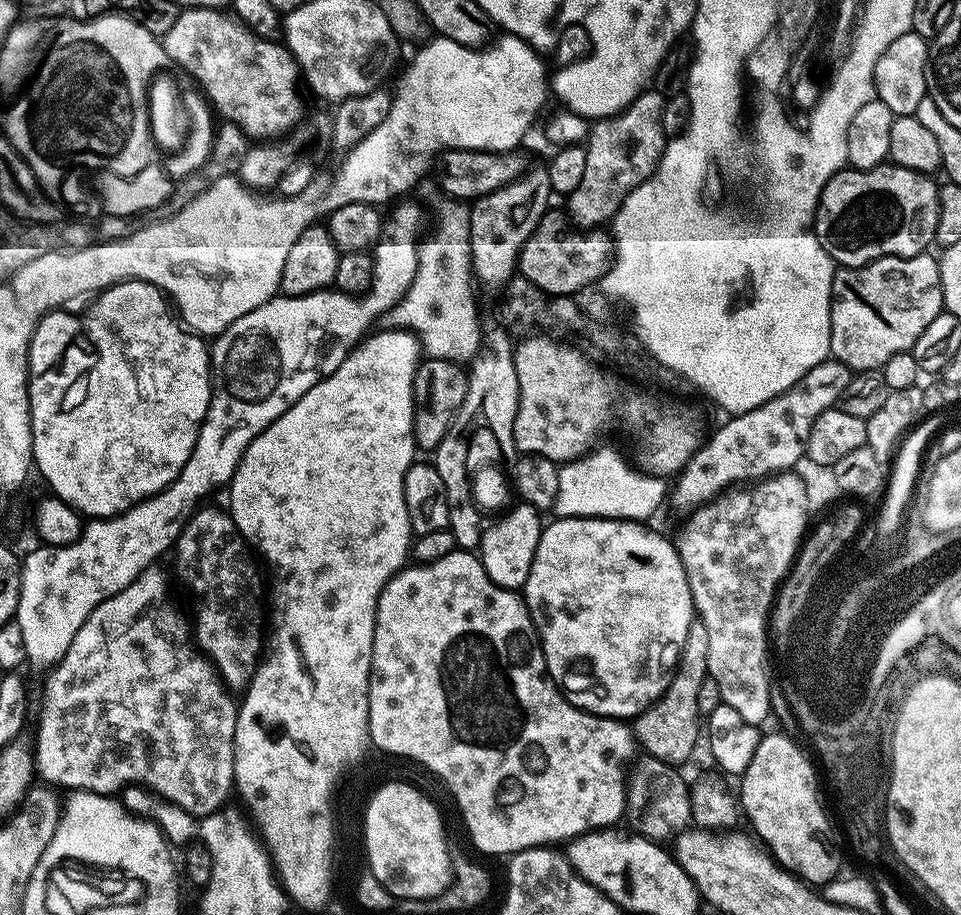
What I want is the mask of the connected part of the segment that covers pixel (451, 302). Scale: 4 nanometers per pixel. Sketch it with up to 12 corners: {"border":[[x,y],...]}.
{"border":[[444,198],[414,282],[386,313],[461,366],[478,312],[467,203]]}

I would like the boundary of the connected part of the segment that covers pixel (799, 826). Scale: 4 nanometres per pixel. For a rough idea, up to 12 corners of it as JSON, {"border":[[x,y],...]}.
{"border":[[761,735],[738,784],[751,831],[812,886],[841,875],[807,754]]}

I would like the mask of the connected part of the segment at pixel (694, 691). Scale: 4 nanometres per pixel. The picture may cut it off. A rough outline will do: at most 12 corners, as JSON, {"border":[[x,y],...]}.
{"border":[[693,622],[666,691],[632,724],[643,753],[680,766],[702,734],[710,640]]}

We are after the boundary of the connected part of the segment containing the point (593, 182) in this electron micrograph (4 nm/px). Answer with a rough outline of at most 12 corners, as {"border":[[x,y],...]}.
{"border":[[645,90],[588,129],[567,193],[581,229],[604,226],[660,164],[664,102]]}

